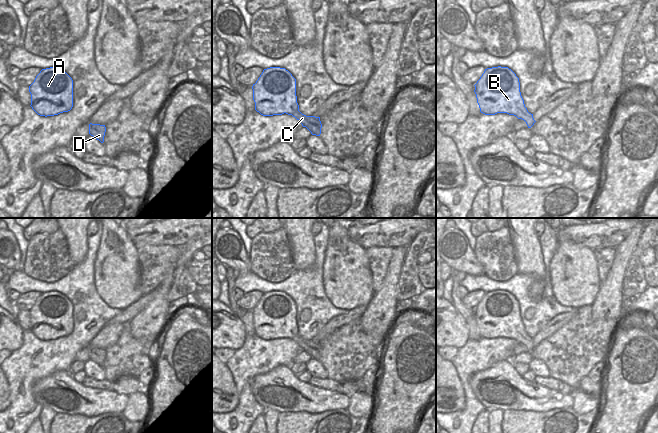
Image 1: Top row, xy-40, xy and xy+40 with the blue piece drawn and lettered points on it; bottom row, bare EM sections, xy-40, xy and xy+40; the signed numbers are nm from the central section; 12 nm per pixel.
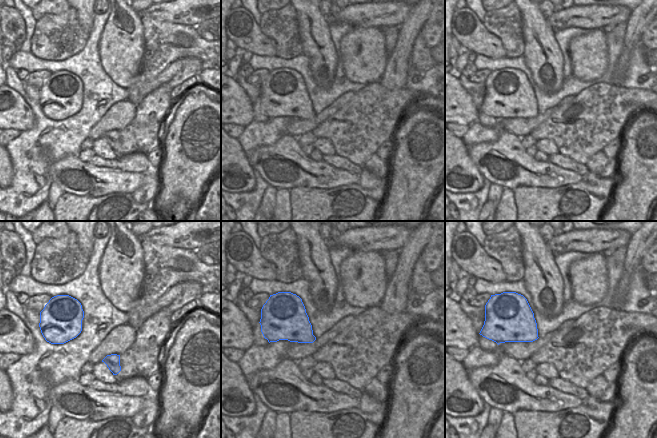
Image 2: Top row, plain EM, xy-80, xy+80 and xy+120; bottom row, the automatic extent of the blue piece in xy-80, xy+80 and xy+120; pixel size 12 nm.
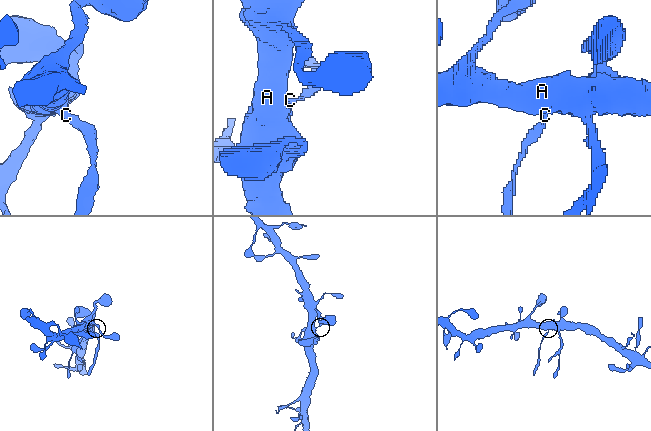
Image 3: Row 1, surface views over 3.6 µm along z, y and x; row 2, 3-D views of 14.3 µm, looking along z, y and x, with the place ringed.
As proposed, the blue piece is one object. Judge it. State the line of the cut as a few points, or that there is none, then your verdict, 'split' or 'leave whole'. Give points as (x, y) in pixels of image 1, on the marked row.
cut in xy along (319, 118), (306, 127); split

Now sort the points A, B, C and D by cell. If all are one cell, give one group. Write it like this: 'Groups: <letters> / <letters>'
Groups: A B C / D.

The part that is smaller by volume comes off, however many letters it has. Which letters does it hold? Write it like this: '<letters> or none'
D.

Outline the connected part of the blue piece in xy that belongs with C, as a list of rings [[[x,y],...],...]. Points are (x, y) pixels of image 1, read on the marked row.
[[[285,68],[264,69],[252,86],[255,110],[263,116],[292,115],[303,127],[312,125],[320,117],[306,116],[299,111],[296,79]]]

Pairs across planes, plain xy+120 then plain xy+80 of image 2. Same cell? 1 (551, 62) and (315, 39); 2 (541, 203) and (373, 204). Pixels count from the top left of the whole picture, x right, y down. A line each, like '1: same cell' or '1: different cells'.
1: same cell
2: same cell

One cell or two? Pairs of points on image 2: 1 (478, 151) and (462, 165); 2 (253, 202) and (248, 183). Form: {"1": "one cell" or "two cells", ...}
{"1": "two cells", "2": "two cells"}

